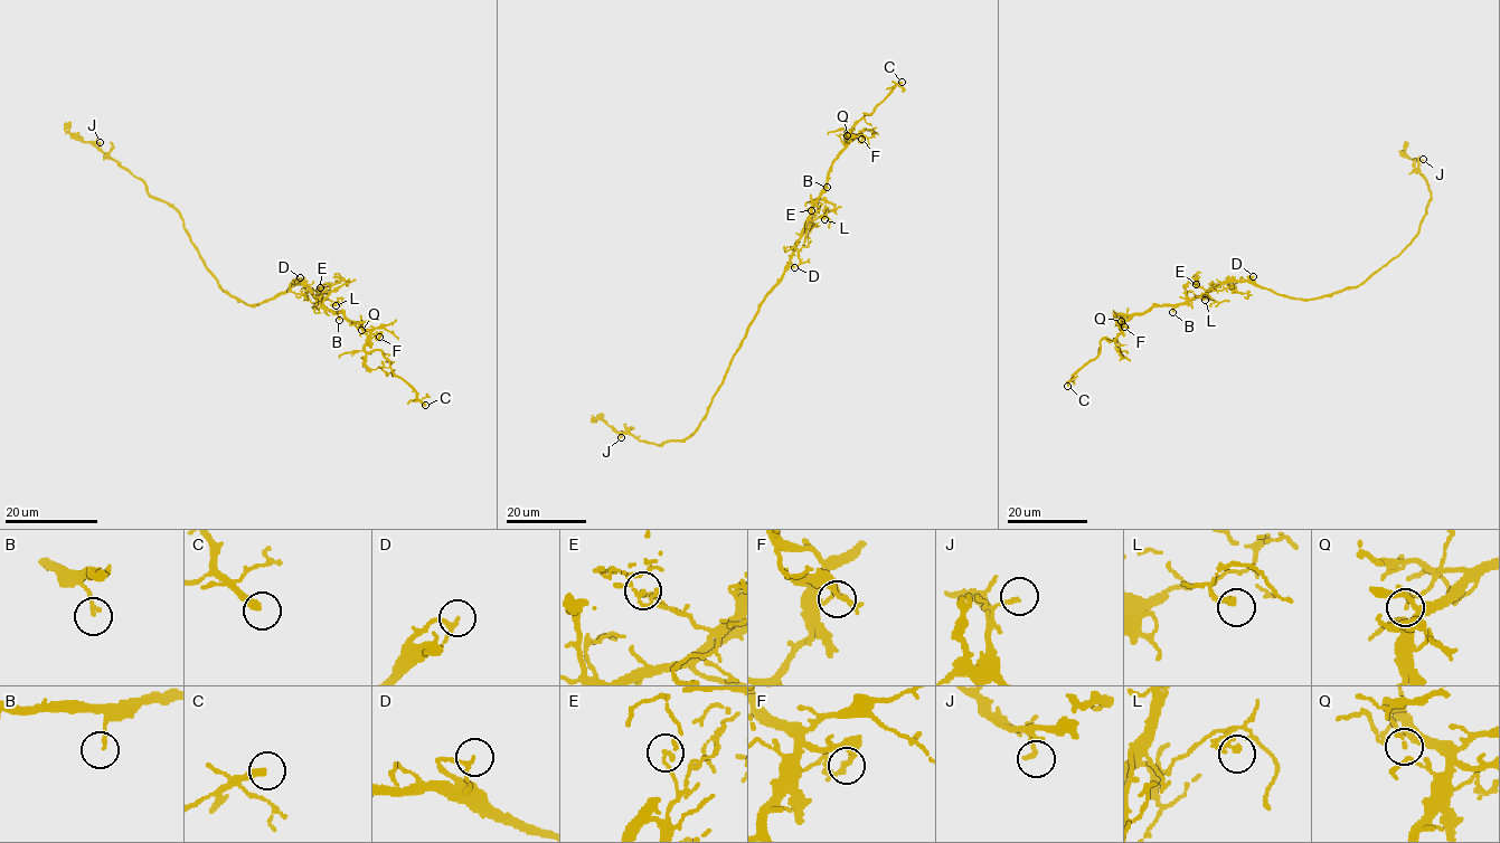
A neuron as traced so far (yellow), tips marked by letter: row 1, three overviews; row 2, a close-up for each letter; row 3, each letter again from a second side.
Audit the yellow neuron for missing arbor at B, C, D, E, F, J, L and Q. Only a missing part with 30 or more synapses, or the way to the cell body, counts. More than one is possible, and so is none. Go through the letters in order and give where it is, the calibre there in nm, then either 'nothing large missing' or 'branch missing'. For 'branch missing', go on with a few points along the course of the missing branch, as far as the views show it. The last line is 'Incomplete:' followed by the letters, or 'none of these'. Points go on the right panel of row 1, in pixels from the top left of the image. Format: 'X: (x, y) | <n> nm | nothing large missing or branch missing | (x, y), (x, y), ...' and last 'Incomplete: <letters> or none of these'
B: (1172, 312) | 140 nm | nothing large missing
C: (1067, 386) | 280 nm | branch missing | (1067, 386), (1048, 394), (1022, 370), (1016, 370)
D: (1253, 276) | 120 nm | nothing large missing
E: (1196, 284) | 140 nm | nothing large missing
F: (1124, 327) | 260 nm | nothing large missing
J: (1423, 159) | 120 nm | nothing large missing
L: (1205, 300) | 220 nm | nothing large missing
Q: (1121, 321) | 140 nm | nothing large missing
Incomplete: C

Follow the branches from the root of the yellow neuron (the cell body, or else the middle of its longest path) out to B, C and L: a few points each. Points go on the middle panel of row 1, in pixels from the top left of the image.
B: (760, 303), (779, 281), (811, 214), (812, 204), (827, 187)
C: (760, 303), (784, 272), (833, 159), (854, 138), (849, 131), (902, 82)
L: (760, 303), (779, 281), (804, 225), (821, 215), (824, 219)

